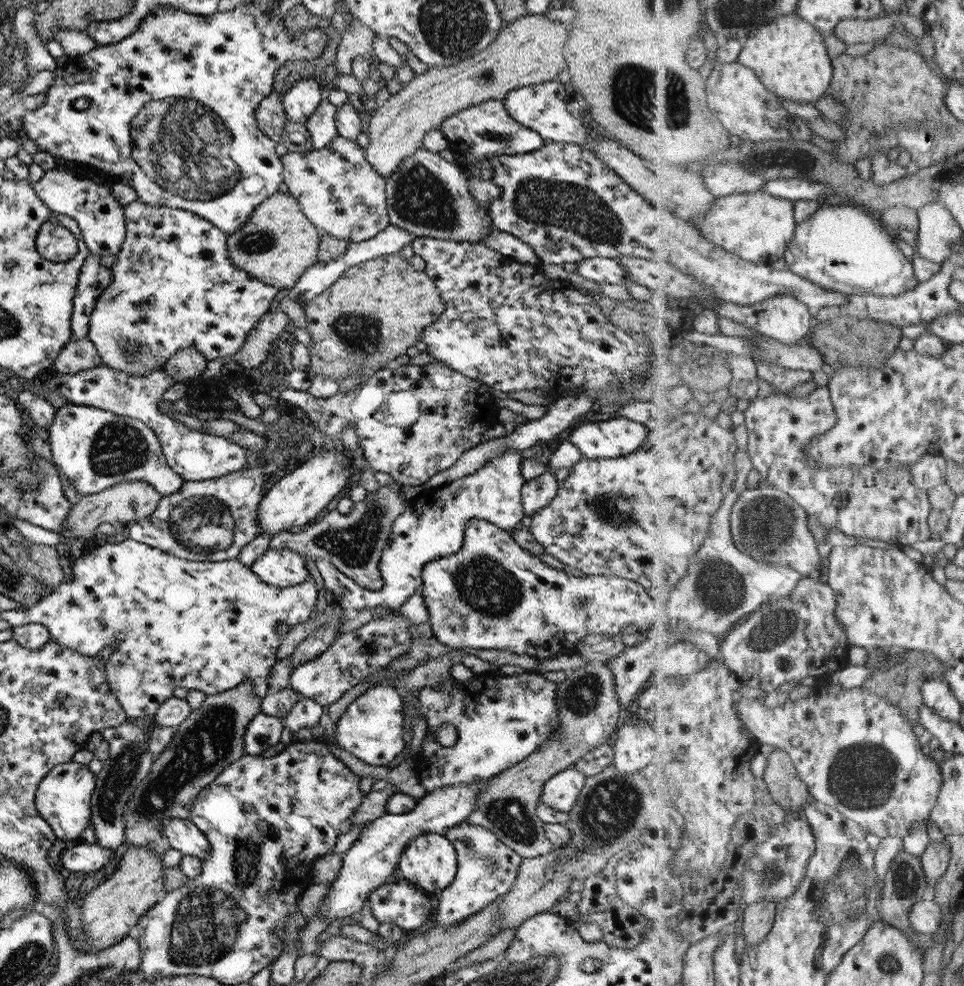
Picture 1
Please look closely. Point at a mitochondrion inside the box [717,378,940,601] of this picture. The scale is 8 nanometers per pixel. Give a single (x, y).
(767, 524)

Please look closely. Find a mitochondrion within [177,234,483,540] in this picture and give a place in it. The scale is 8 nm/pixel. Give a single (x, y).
(358, 333)

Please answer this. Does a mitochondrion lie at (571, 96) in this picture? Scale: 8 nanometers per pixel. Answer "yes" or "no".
no

